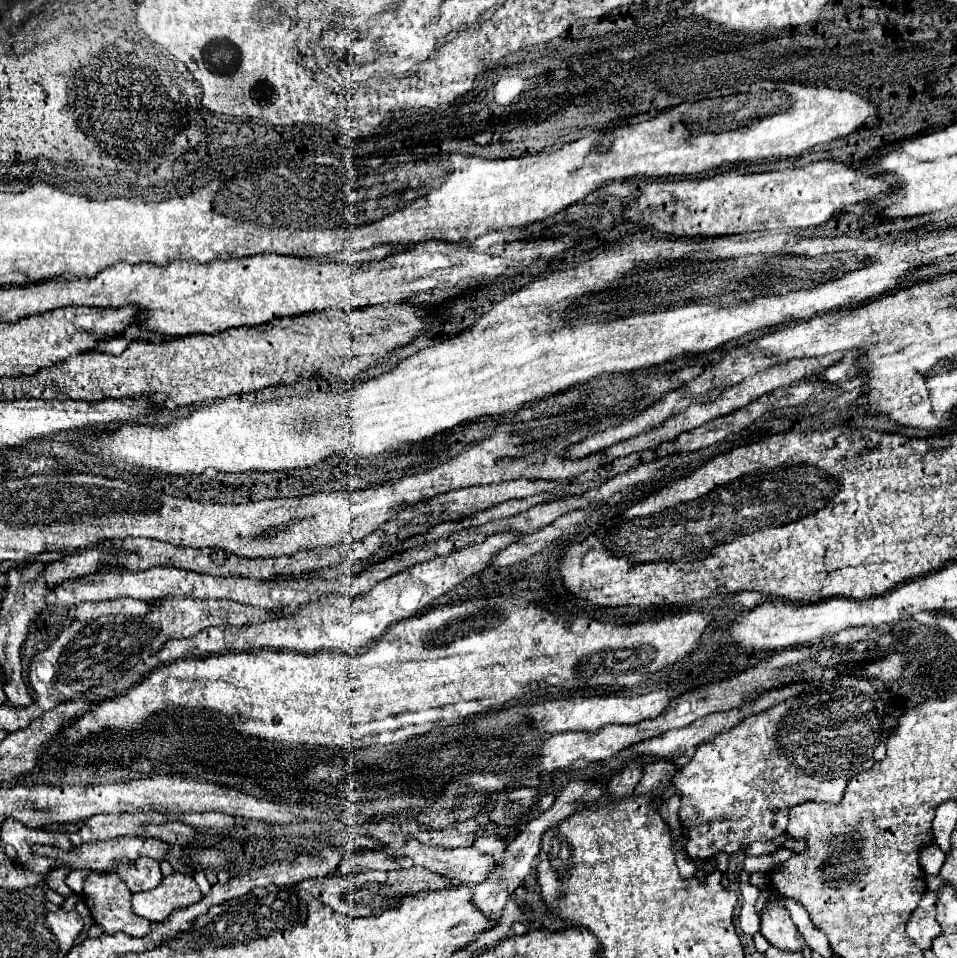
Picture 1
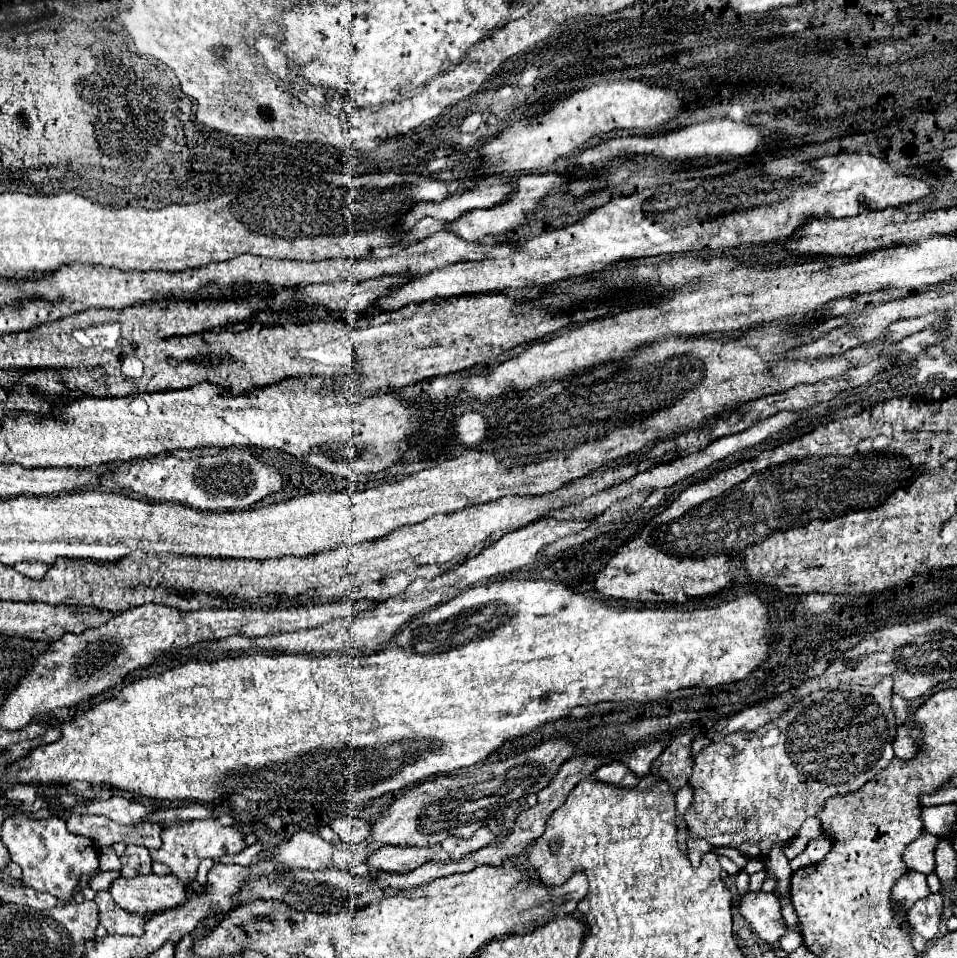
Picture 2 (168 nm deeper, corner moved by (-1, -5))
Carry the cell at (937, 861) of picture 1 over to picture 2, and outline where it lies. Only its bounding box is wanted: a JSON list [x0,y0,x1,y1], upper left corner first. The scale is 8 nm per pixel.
[904,832,938,874]

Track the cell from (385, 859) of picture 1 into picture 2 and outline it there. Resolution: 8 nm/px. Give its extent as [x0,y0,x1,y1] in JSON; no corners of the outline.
[368,846,438,872]

